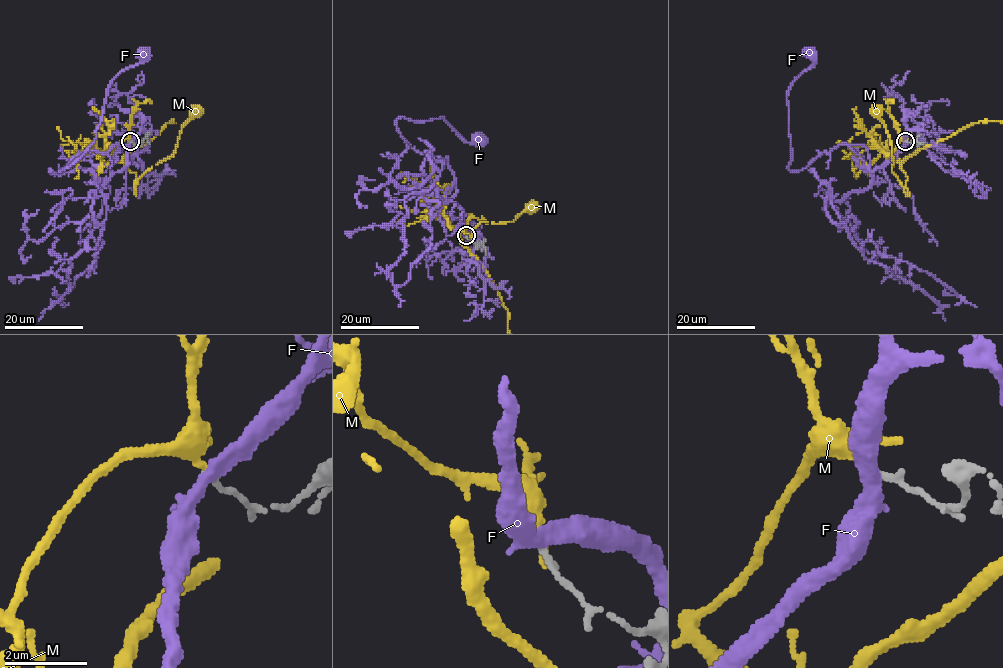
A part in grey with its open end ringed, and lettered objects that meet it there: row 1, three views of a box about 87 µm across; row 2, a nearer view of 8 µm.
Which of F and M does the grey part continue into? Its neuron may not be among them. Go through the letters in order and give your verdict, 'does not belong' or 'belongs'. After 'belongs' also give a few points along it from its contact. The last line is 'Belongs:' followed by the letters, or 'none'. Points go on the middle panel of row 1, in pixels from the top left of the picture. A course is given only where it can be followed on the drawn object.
F: does not belong
M: belongs; it runs (466, 235), (447, 219), (449, 226), (471, 237), (471, 232), (481, 222), (513, 221), (532, 206)
Belongs: M

